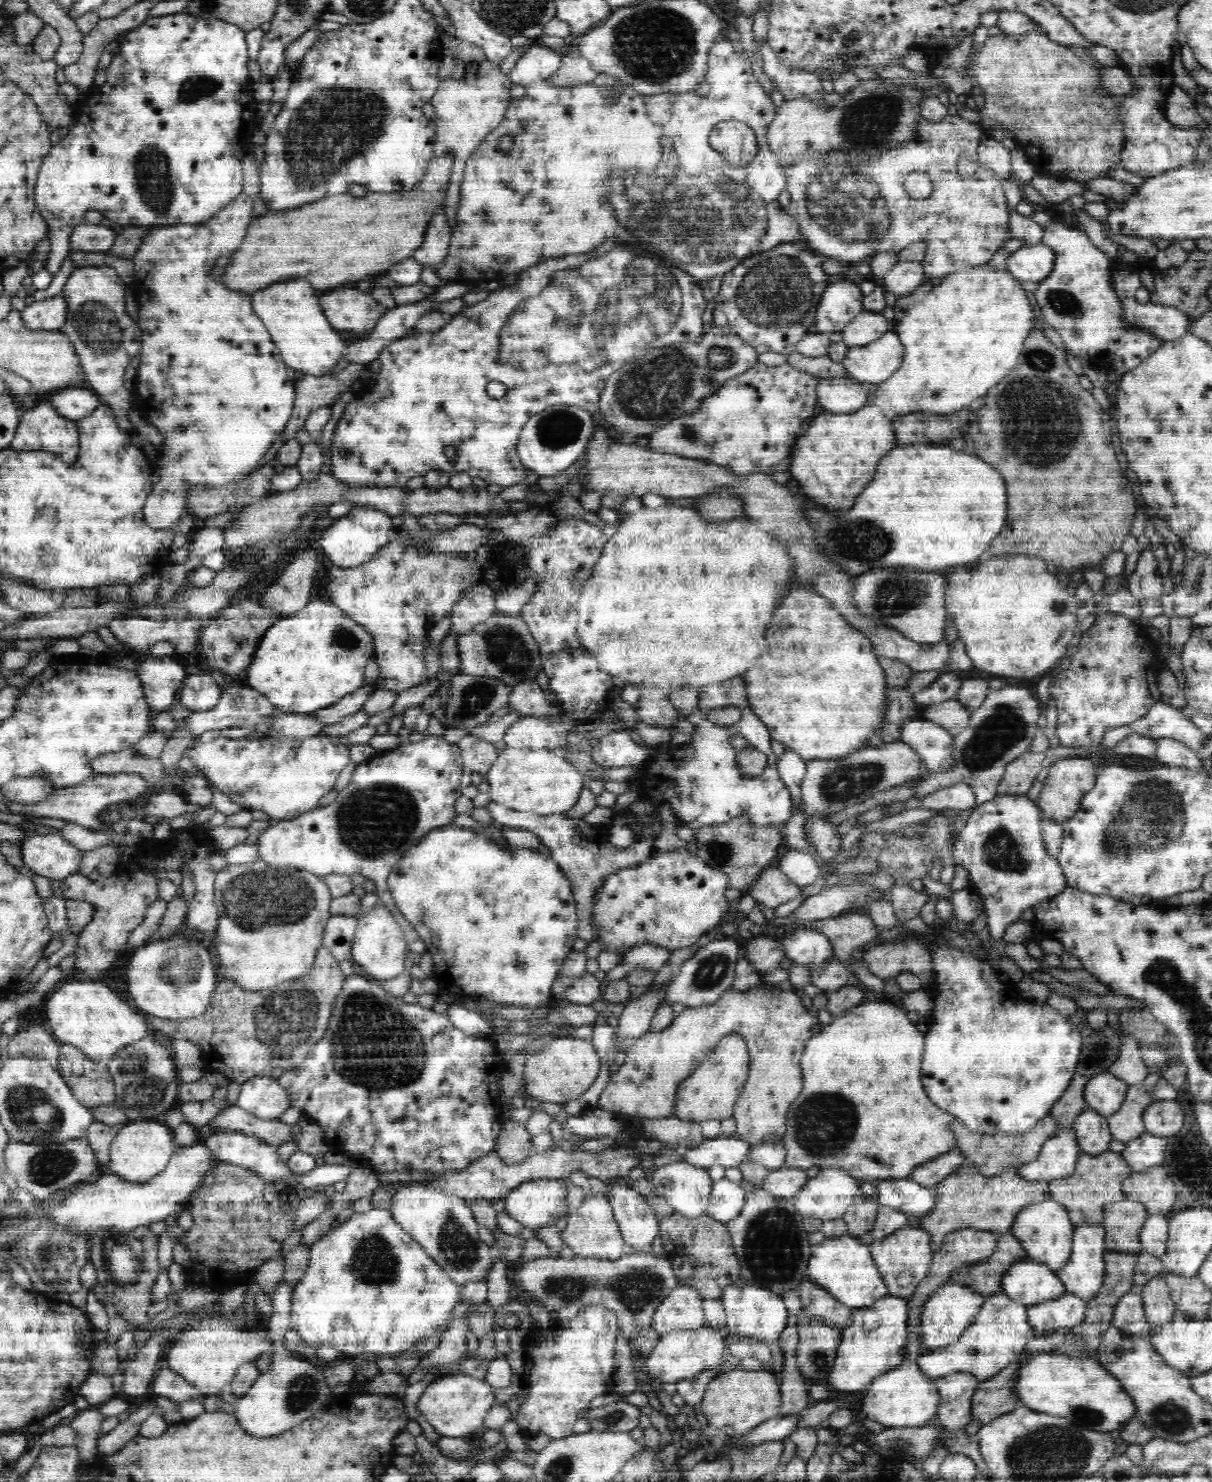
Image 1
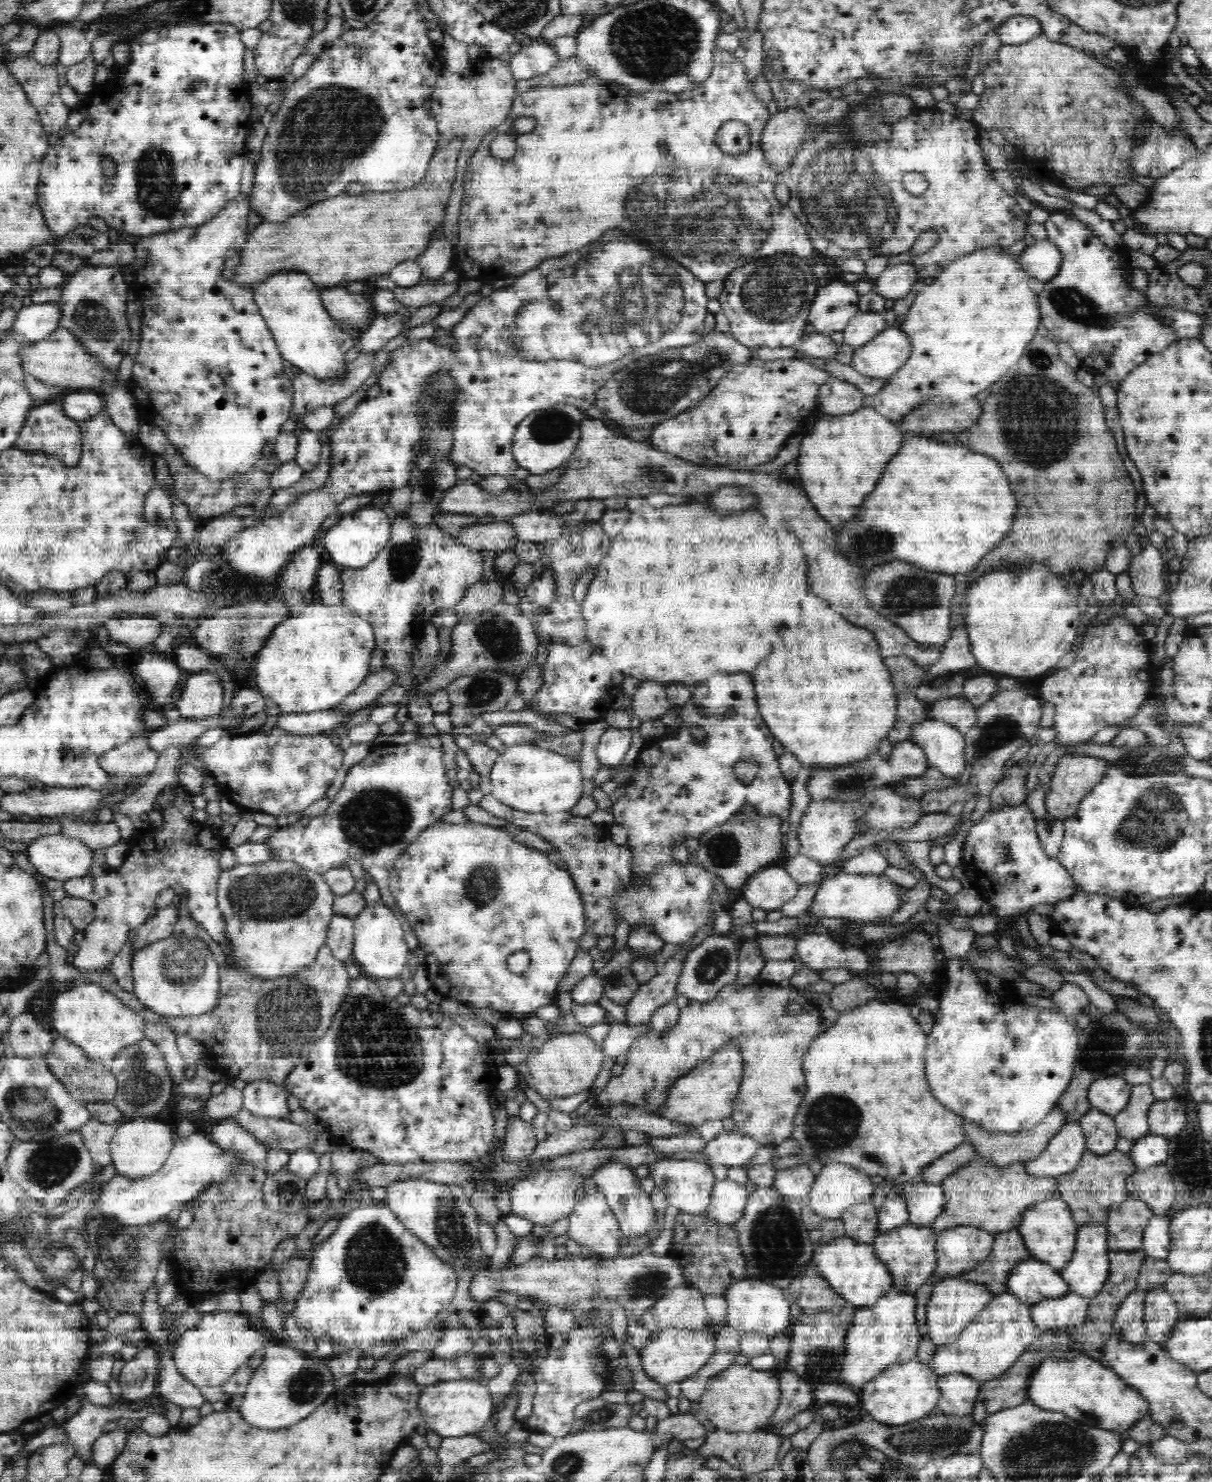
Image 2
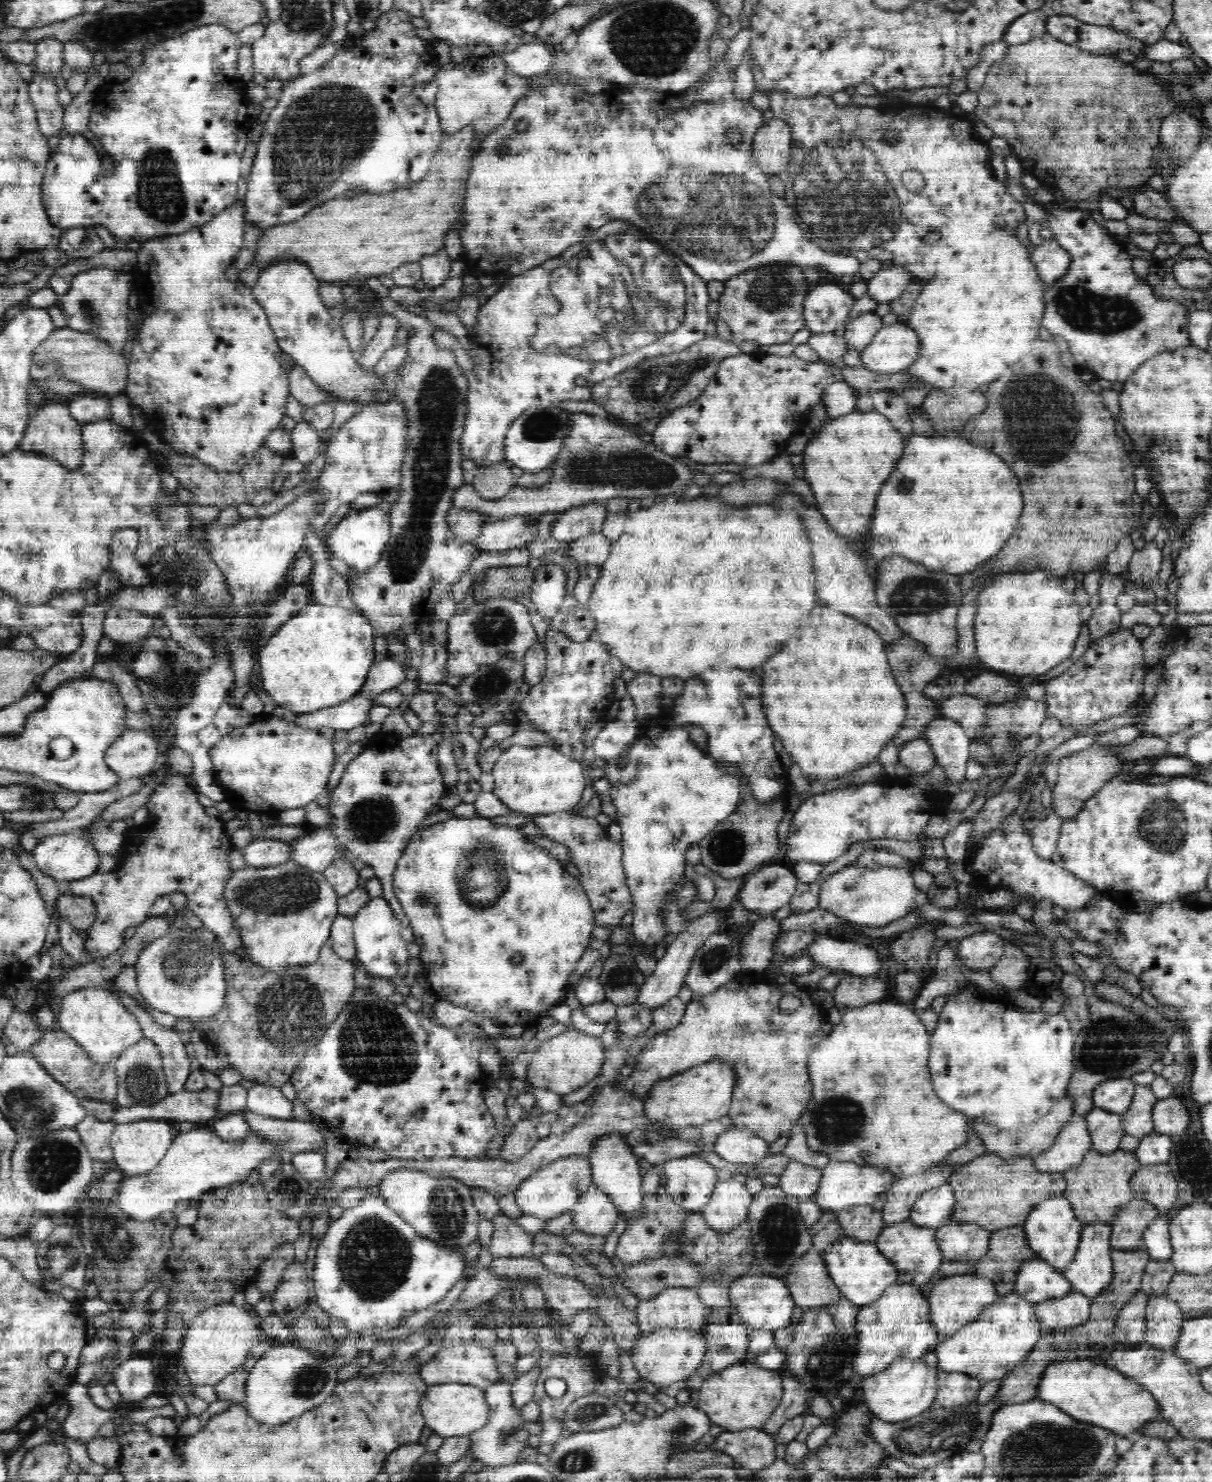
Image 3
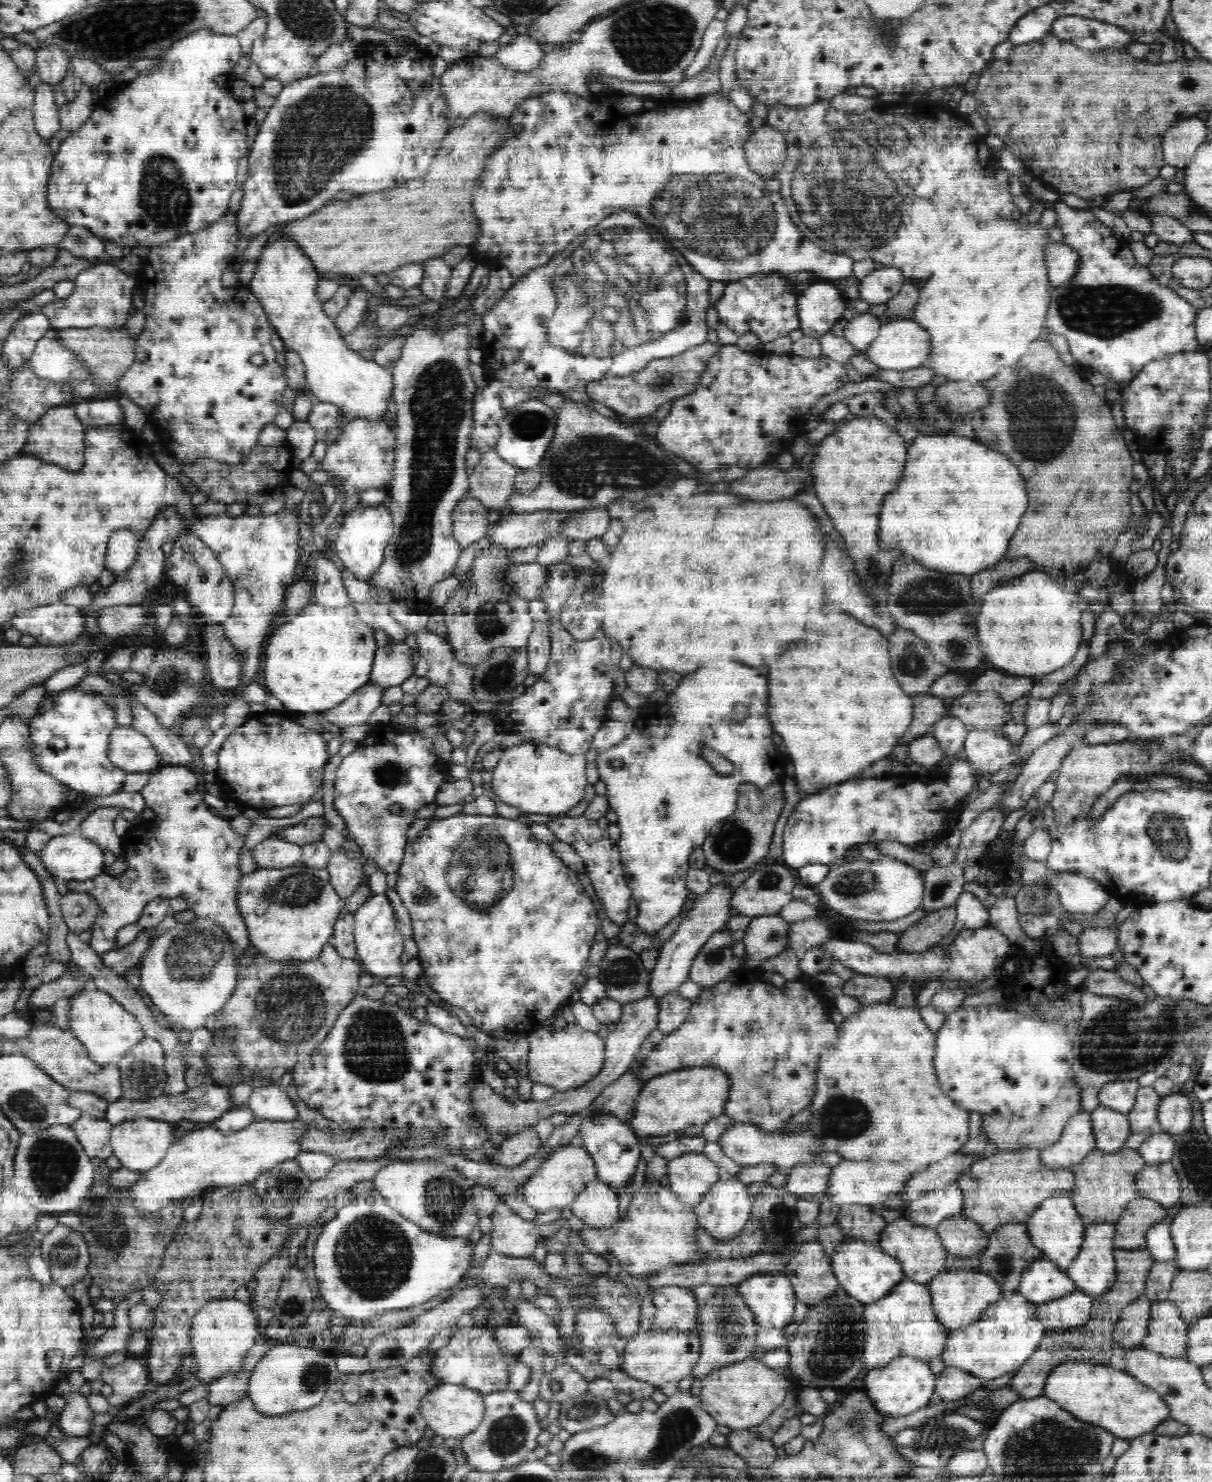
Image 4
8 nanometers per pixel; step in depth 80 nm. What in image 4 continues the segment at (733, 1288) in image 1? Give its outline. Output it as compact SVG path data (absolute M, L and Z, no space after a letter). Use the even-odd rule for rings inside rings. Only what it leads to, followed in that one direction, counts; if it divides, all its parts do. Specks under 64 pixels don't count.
M782 1272L756 1273L736 1285L760 1328L782 1329L792 1322L797 1298L792 1283Z

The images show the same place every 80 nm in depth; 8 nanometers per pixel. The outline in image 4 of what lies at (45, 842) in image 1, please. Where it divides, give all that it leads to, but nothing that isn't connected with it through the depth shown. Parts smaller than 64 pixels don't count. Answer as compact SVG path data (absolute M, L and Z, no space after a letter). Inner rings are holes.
M79 832L57 834L39 853L50 875L65 882L86 881L105 872L105 851Z

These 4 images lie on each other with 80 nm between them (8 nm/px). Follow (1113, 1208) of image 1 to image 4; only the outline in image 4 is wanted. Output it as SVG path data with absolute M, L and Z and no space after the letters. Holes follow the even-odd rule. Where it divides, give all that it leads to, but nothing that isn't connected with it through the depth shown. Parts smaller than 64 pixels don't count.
M1149 1198L1131 1200L1123 1215L1115 1223L1115 1246L1126 1250L1144 1248L1148 1229L1162 1221L1166 1217L1166 1212L1166 1208L1155 1200Z

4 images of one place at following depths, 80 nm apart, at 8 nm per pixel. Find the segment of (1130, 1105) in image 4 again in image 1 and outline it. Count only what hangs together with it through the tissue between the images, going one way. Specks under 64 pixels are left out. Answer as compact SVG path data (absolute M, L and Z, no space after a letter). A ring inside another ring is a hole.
M1111 1073L1098 1074L1086 1084L1084 1099L1087 1109L1102 1113L1108 1118L1119 1112L1130 1086Z

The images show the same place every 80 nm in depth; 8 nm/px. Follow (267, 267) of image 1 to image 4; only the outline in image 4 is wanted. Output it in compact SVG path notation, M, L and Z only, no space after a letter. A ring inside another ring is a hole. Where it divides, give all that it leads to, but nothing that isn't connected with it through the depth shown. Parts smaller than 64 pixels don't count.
M477 113L475 116L468 118L464 125L452 129L451 132L443 139L440 151L434 156L432 163L428 168L427 174L421 179L410 180L406 184L402 184L400 188L392 188L390 192L372 192L372 194L364 194L358 196L356 200L350 202L328 202L324 204L324 208L320 208L320 212L314 212L312 216L306 216L304 220L296 220L285 224L281 233L288 232L288 236L292 236L292 240L296 240L296 244L300 244L300 248L304 248L304 252L308 252L308 258L316 264L316 272L320 274L346 274L346 276L354 276L358 272L366 272L366 274L376 275L380 273L388 273L400 266L411 263L423 263L424 261L441 257L446 252L456 247L469 247L476 240L480 225L478 220L474 218L474 212L470 210L470 202L472 202L472 188L476 186L478 178L482 176L482 168L484 168L484 160L490 156L492 150L500 148L506 140L510 140L512 136L522 132L524 129L520 125L510 125L510 117L496 117L492 113Z

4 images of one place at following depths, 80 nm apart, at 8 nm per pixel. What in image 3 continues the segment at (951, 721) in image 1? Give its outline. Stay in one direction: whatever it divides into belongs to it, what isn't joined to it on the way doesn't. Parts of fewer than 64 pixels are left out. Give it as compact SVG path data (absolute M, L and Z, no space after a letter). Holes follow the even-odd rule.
M965 692L940 701L938 714L960 724L968 735L974 735L986 728L987 706L991 704Z

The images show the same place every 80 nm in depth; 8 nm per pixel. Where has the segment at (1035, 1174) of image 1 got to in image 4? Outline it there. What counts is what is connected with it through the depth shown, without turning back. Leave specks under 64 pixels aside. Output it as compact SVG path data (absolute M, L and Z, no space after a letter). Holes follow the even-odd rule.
M1080 1112L1066 1123L1060 1139L1040 1151L1040 1160L1048 1168L1064 1168L1078 1164L1096 1149L1095 1133L1091 1125L1092 1114Z

